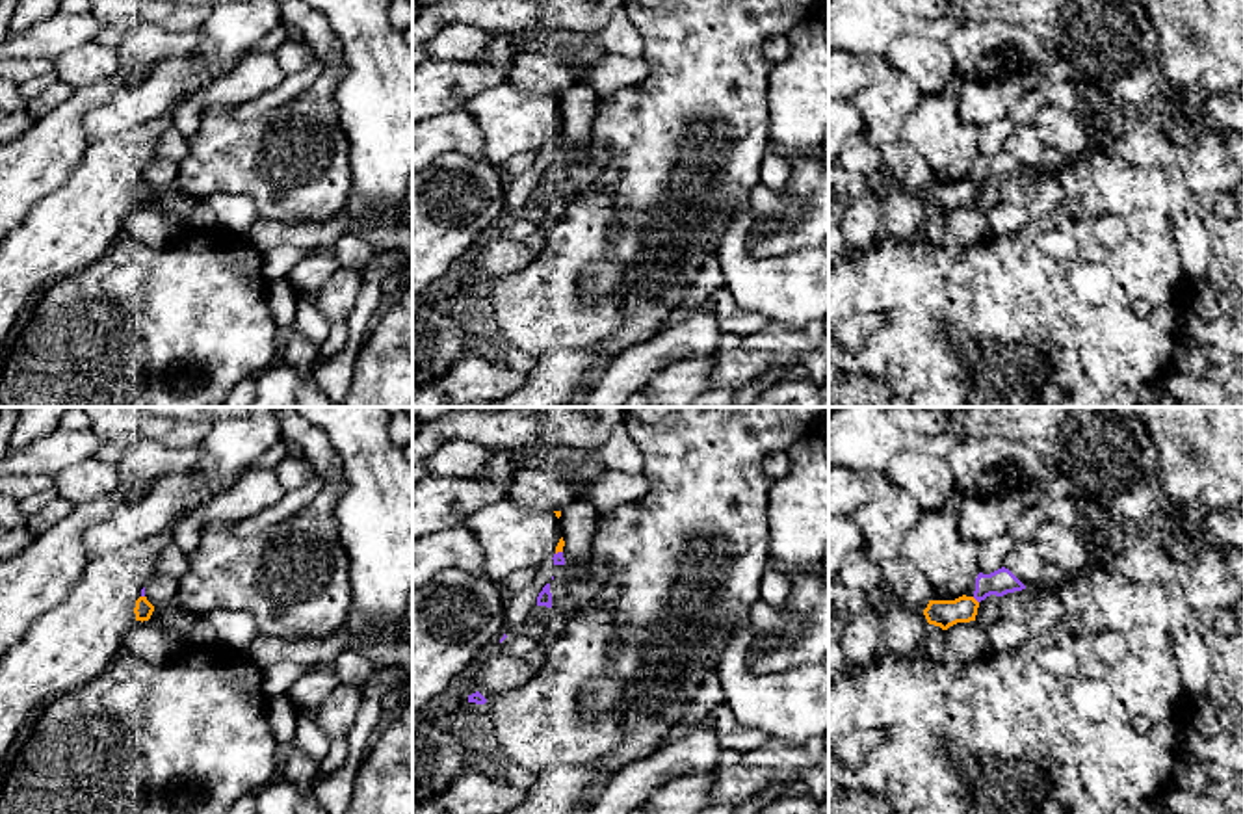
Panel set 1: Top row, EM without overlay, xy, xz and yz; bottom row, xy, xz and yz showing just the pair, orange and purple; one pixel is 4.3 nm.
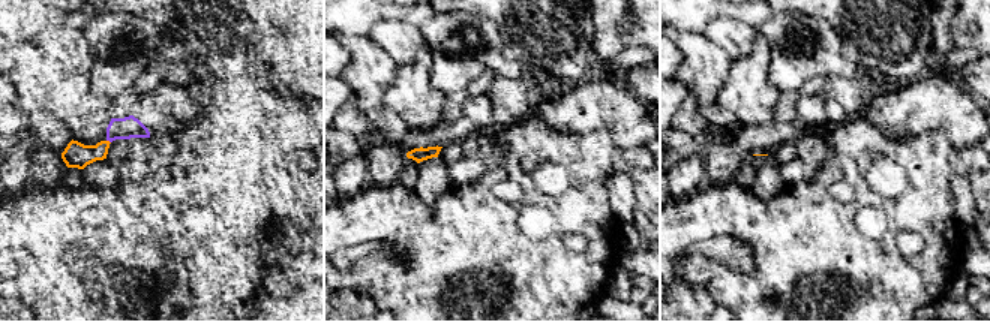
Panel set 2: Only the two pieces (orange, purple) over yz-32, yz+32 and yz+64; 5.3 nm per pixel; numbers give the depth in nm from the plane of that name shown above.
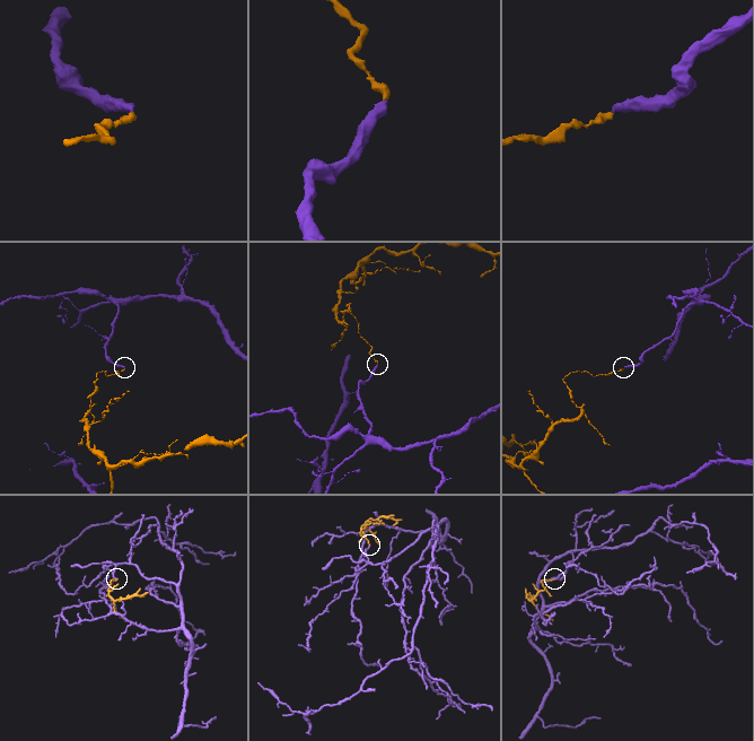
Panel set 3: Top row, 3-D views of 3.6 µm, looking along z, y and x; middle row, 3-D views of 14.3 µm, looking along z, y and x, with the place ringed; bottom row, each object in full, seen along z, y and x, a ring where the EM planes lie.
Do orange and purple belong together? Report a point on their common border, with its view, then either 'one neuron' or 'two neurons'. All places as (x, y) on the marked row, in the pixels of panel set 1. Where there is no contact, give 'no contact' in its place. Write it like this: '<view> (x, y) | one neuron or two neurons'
yz (976, 601) | two neurons

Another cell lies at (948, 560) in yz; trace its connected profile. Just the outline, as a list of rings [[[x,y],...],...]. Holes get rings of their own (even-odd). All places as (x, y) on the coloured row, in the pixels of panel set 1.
[[[953,491],[946,507],[920,511],[903,537],[899,558],[923,572],[936,593],[959,598],[979,574],[979,545],[959,533],[955,500]]]

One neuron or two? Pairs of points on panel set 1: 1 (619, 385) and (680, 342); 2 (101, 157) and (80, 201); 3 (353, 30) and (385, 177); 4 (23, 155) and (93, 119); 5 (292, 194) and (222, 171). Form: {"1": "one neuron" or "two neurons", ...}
{"1": "one neuron", "2": "one neuron", "3": "one neuron", "4": "two neurons", "5": "one neuron"}

